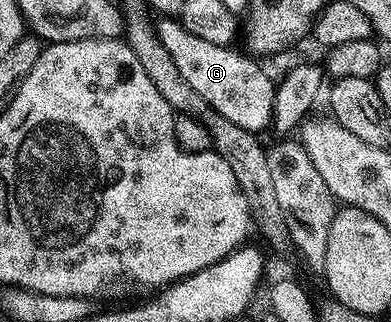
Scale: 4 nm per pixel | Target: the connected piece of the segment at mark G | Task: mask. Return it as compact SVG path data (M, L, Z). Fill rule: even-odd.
M176 19L162 20L165 21L160 21L157 33L163 46L167 46L167 54L171 54L175 66L179 66L179 74L183 74L187 84L219 114L231 118L231 122L235 122L237 126L243 126L243 130L264 133L264 128L268 124L270 127L275 120L275 80L257 65L260 63L244 51L236 52L236 47L206 42L204 38L198 38L181 27Z

